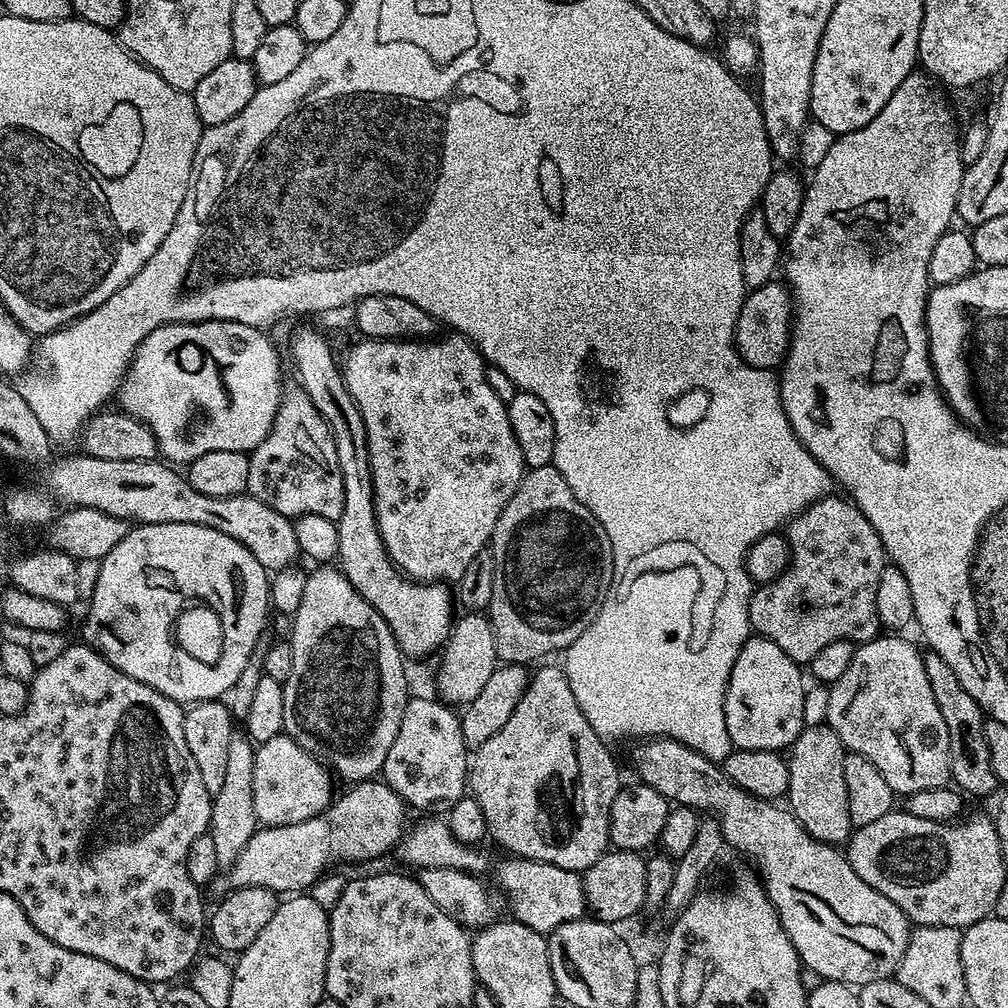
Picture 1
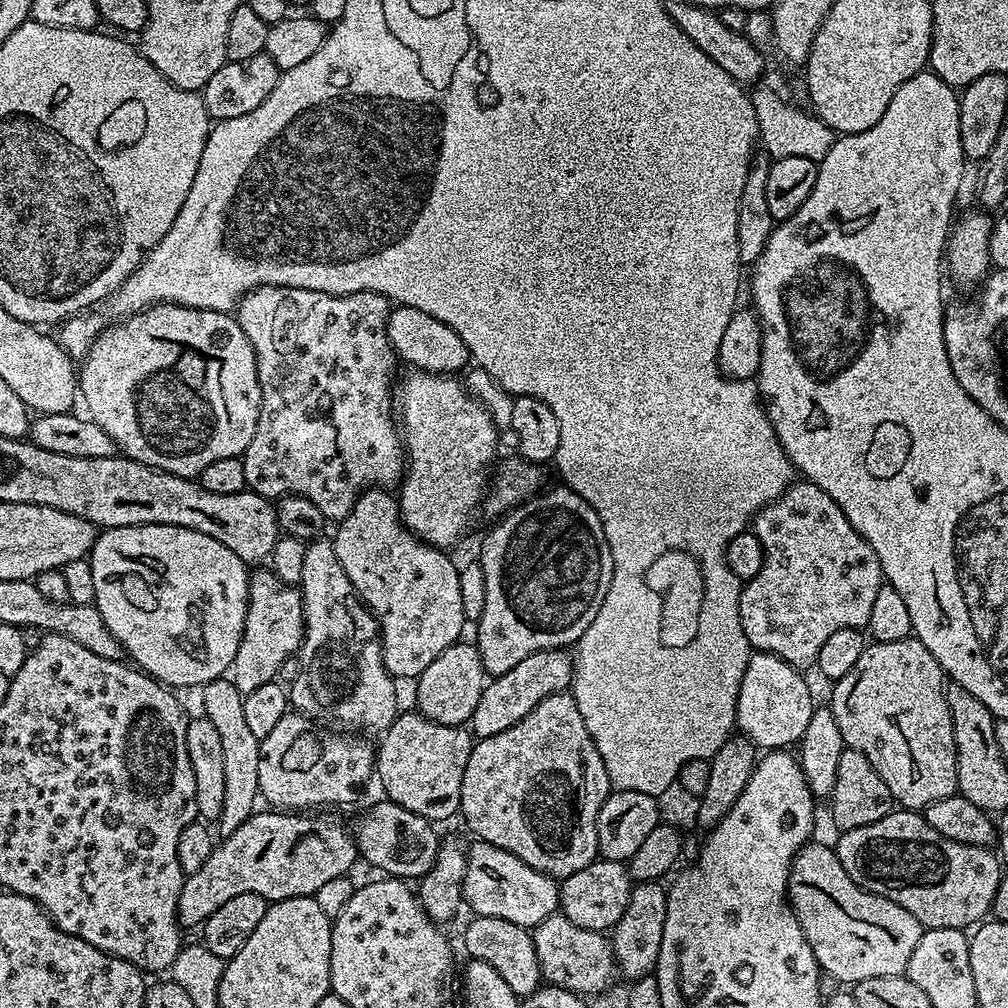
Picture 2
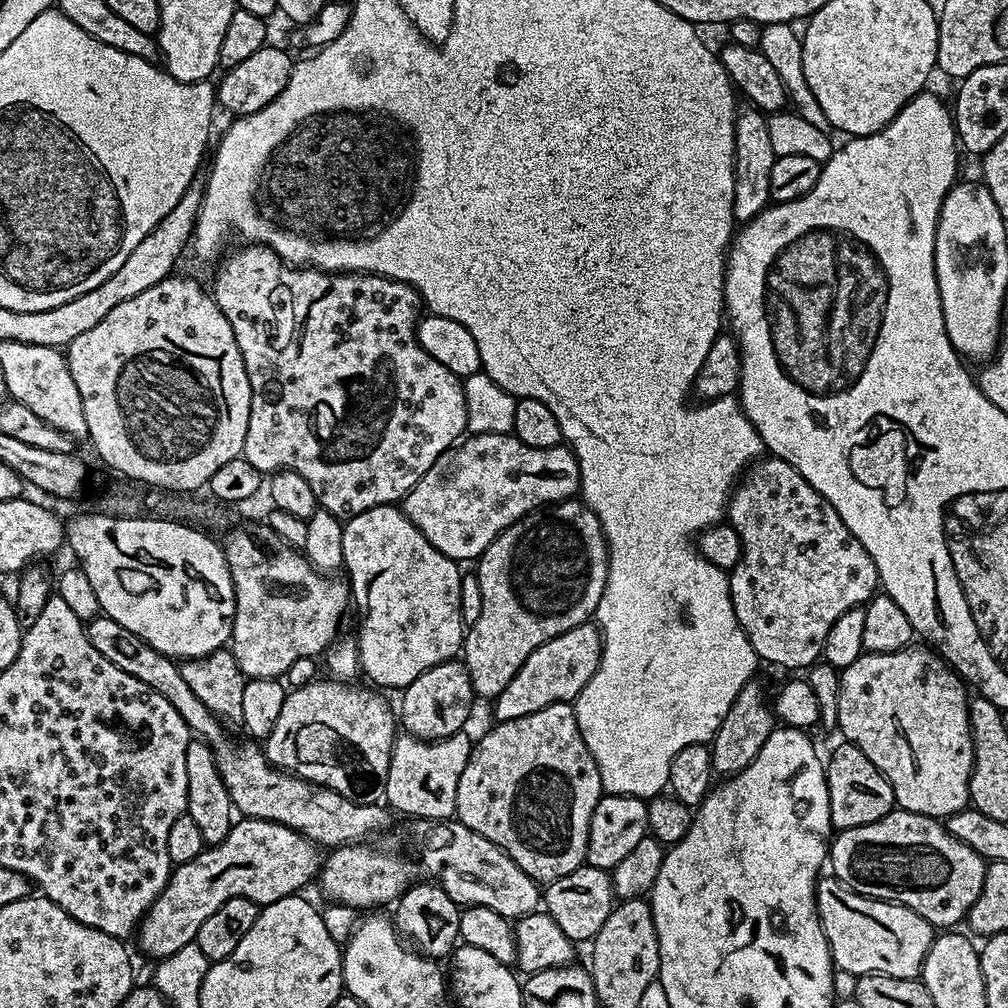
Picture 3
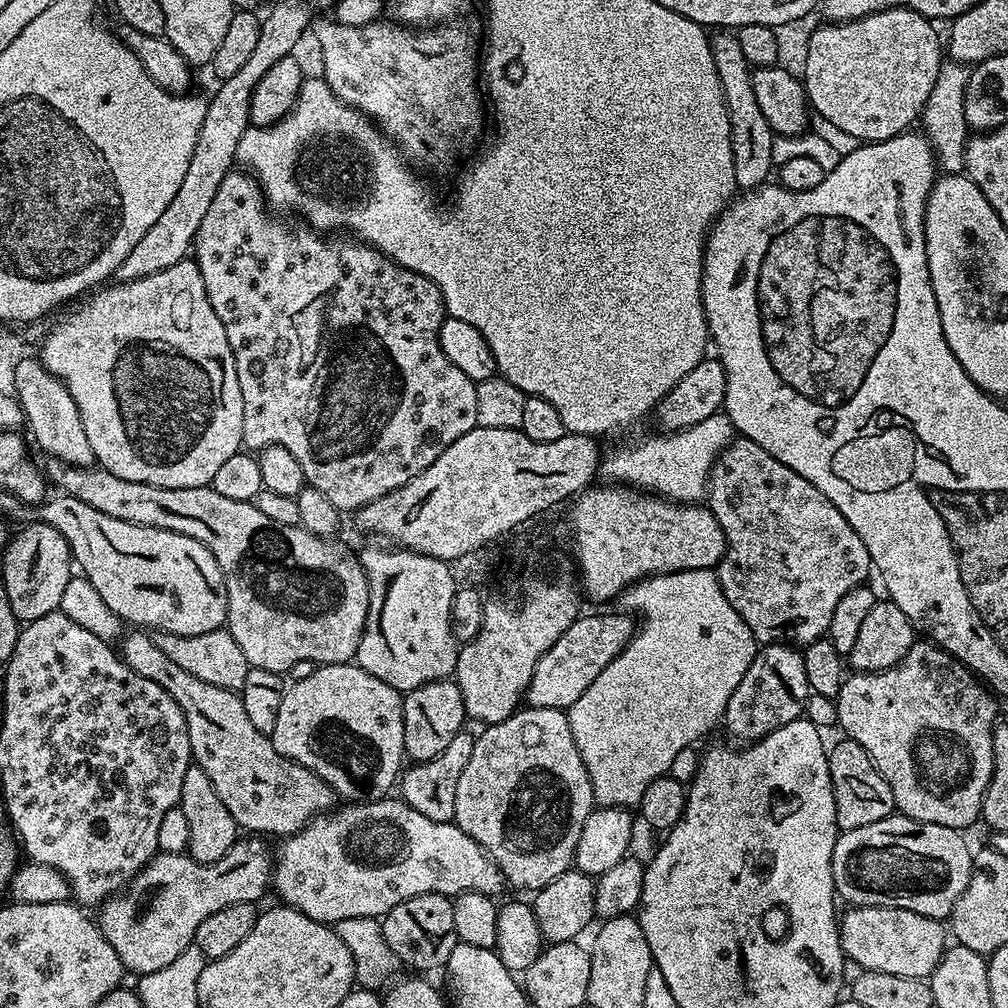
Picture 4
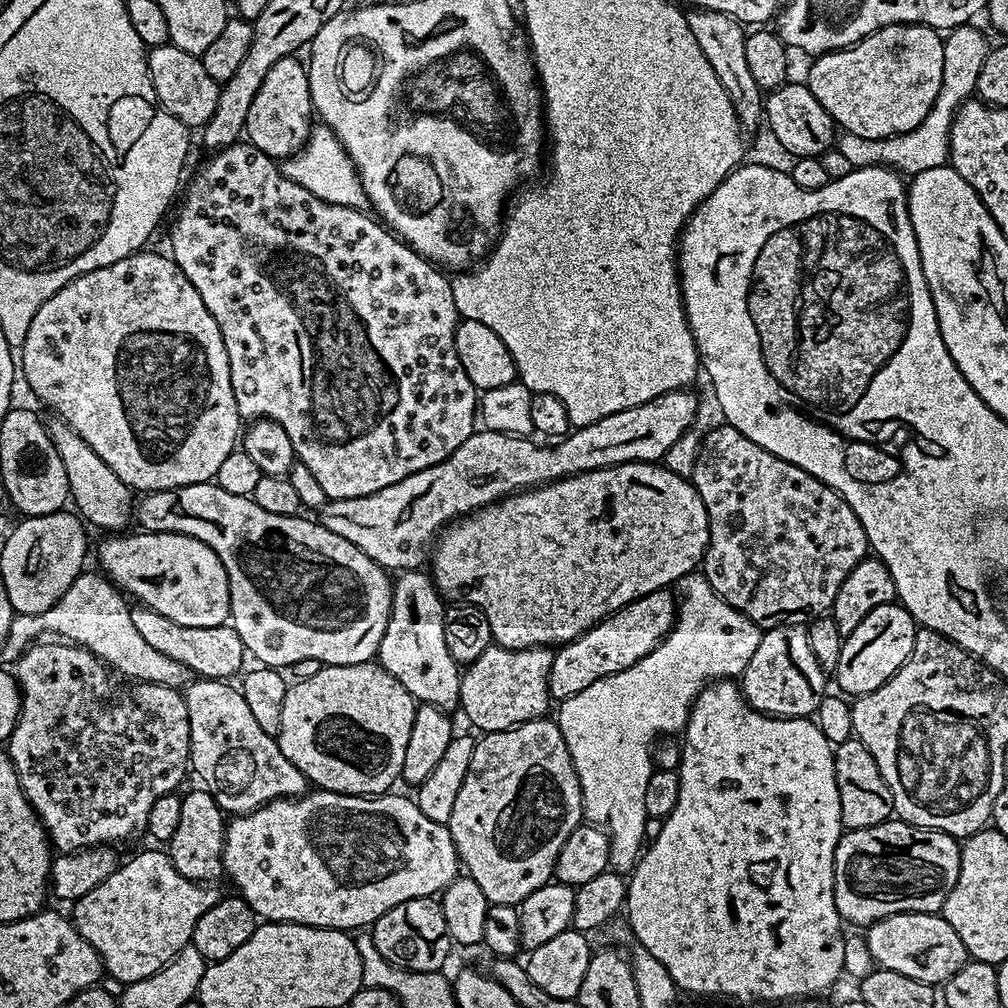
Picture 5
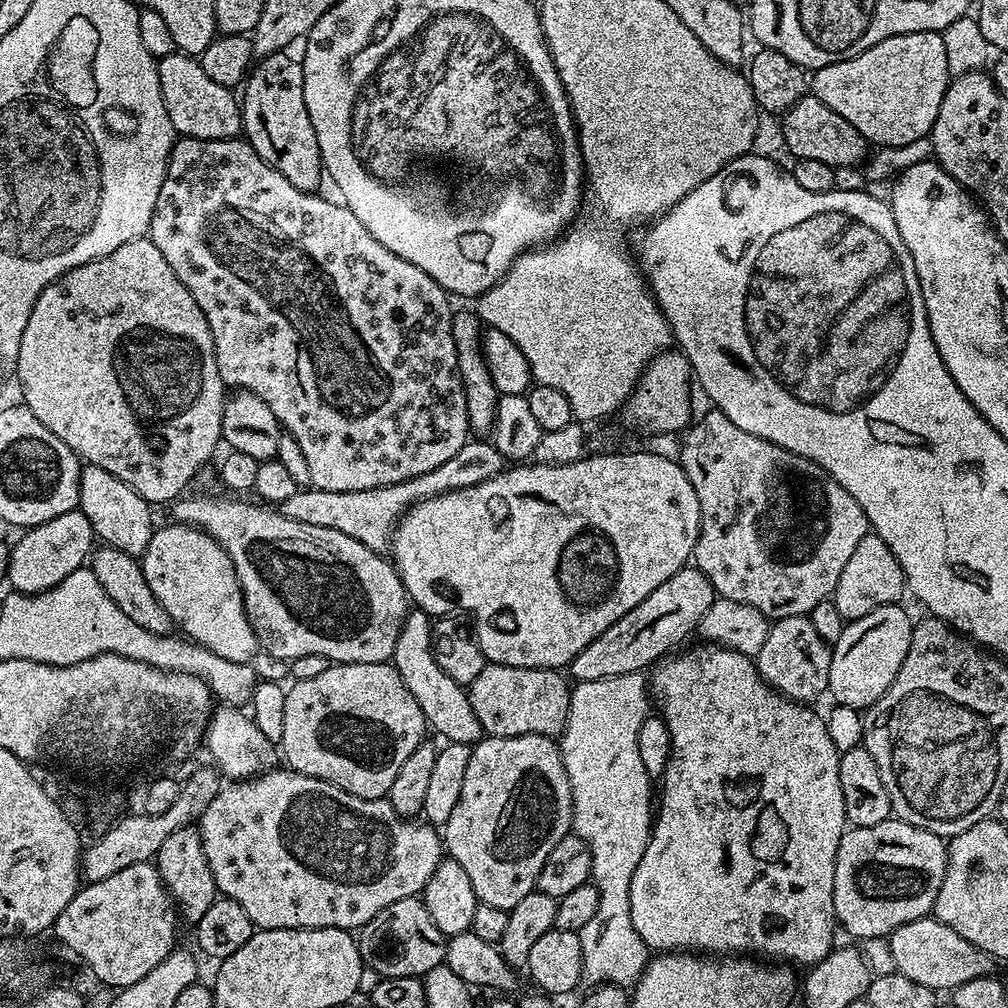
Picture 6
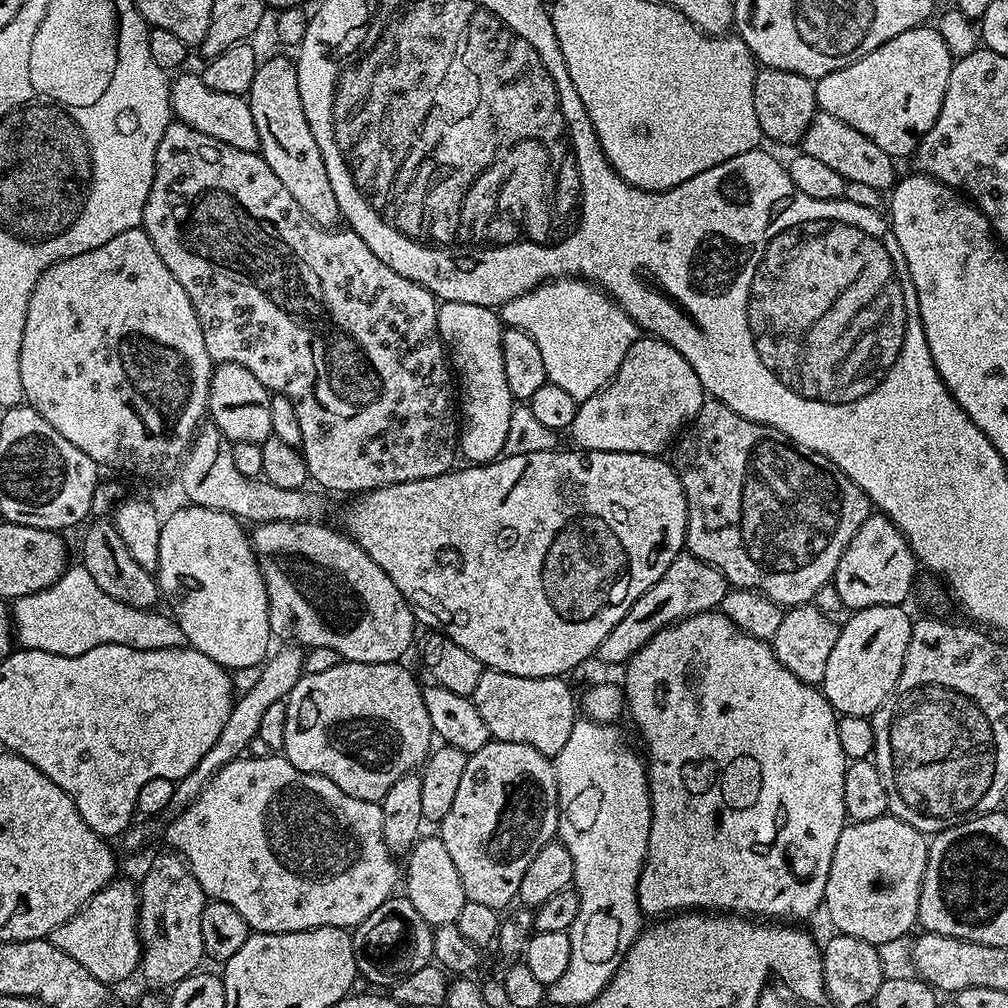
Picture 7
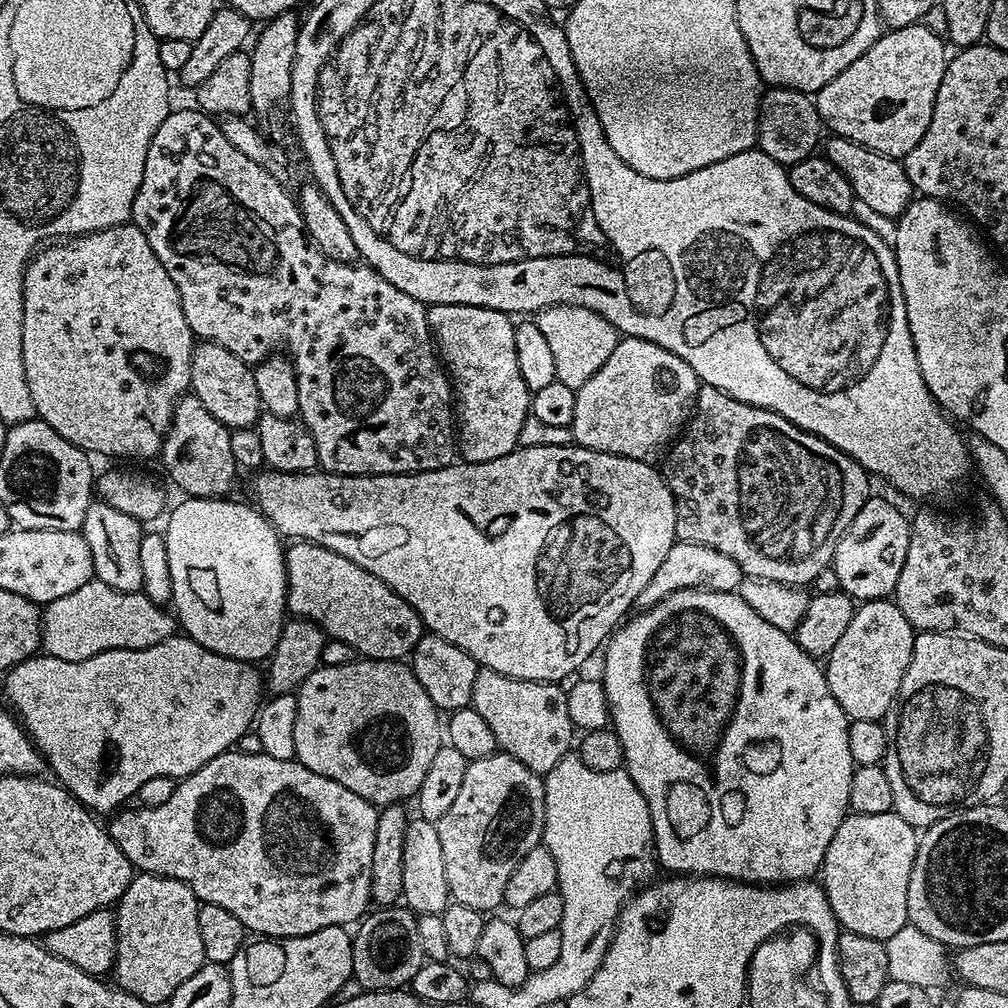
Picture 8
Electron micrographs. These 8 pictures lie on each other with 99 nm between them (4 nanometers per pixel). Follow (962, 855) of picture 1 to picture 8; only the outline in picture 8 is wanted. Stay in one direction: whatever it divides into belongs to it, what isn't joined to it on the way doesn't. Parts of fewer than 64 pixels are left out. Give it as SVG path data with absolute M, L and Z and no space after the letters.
M852 812L834 830L826 858L822 865L822 887L830 902L830 910L836 915L836 922L845 932L863 934L866 938L889 940L908 923L906 890L910 890L910 870L914 870L914 858L918 843L917 829L911 828L898 813L858 814Z

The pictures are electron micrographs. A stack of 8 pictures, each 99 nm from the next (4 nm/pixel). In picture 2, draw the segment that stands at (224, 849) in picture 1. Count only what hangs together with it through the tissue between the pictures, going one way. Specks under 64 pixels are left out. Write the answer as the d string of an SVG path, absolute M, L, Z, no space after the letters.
M231 679L212 680L209 684L203 685L203 692L203 719L209 720L217 728L222 741L222 755L225 756L223 775L226 790L222 797L222 814L218 821L219 835L225 837L234 834L234 830L238 830L238 826L242 826L242 822L246 822L246 818L250 818L252 813L257 811L260 796L258 758L261 741L254 738L253 732L246 726L246 717L242 711L245 696L233 686Z

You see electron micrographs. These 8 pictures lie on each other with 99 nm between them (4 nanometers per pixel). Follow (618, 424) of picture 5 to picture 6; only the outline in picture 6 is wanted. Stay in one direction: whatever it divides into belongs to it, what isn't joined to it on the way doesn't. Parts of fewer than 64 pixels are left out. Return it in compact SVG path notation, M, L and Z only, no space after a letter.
M472 438L462 446L462 450L458 450L458 454L454 454L454 458L450 458L450 462L442 462L442 466L434 470L418 474L418 478L374 490L322 490L304 486L296 491L294 498L279 505L278 510L286 518L294 518L294 522L306 522L306 526L326 526L326 530L342 530L342 534L350 534L350 538L362 542L362 546L384 554L389 551L392 536L400 520L416 504L446 494L450 490L489 480L504 471L505 467L504 456L493 443L484 438Z

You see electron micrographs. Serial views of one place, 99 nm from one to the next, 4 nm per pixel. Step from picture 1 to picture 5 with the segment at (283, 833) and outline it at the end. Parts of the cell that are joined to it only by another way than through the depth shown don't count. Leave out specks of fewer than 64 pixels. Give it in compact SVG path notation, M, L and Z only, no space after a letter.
M167 851L140 852L129 860L125 859L116 872L106 878L106 882L94 886L90 894L75 901L71 905L70 919L78 934L82 934L82 938L86 938L86 942L90 942L90 946L94 946L100 955L104 972L127 986L142 978L150 978L150 974L162 970L162 966L170 963L182 949L189 947L194 926L198 926L198 918L202 918L202 914L206 914L206 910L210 910L210 906L217 904L221 898L222 892L216 886L178 874Z

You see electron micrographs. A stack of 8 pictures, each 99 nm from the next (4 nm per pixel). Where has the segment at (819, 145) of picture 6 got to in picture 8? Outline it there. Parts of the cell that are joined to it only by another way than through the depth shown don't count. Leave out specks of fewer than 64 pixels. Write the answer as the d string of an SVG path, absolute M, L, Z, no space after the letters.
M829 135L827 140L823 145L825 148L822 148L823 155L838 170L842 170L842 174L850 182L853 197L866 202L872 210L878 210L880 214L899 218L908 203L914 199L914 189L908 181L903 163L895 156L878 154L874 150L863 148L858 142L850 142L841 136Z

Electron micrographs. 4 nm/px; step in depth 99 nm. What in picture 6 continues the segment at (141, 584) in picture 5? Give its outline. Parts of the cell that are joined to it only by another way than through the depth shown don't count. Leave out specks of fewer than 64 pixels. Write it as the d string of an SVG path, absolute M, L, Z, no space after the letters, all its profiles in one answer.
M175 522L169 525L169 528L157 527L153 531L150 546L142 557L144 577L146 582L150 582L150 590L154 590L154 598L162 602L162 606L170 614L173 625L177 629L181 628L179 631L189 641L203 644L205 648L230 662L249 663L253 659L252 655L258 652L258 641L256 631L252 628L244 609L244 595L230 554L213 536L207 536L198 528Z

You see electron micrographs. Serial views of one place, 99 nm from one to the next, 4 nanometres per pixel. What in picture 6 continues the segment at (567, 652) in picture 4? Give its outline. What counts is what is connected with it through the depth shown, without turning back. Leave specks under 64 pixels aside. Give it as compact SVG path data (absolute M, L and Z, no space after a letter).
M686 566L678 570L658 590L650 590L630 614L622 614L610 630L606 630L582 654L572 659L570 671L571 679L579 682L594 682L602 678L614 678L631 672L643 673L651 669L658 661L669 655L668 652L675 644L680 644L691 632L697 631L700 620L710 610L710 606L717 599L711 582L695 566Z

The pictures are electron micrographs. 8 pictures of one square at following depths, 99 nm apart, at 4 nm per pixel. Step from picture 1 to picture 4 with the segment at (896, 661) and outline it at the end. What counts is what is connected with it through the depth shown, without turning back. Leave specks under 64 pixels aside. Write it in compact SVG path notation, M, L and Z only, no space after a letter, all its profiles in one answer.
M913 642L907 654L894 666L883 668L880 672L856 672L852 674L852 677L849 675L843 681L840 692L837 693L834 701L839 727L844 727L843 735L847 739L858 742L858 746L862 746L862 750L866 750L866 754L870 754L874 766L882 774L882 778L886 778L886 782L894 794L896 808L903 815L909 816L909 818L916 820L920 824L930 822L938 826L965 830L964 828L970 827L975 820L979 821L981 819L982 802L994 770L992 729L998 723L995 699L997 700L997 697L977 679L973 672L961 660L955 660L944 648L939 648L937 644L931 642L925 642L925 644Z

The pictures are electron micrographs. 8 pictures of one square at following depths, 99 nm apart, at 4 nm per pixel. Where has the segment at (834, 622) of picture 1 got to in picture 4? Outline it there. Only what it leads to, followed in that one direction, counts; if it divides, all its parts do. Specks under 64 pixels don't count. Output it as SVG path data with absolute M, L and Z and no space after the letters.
M734 438L716 457L708 475L706 506L714 514L714 518L718 518L718 526L722 526L724 535L724 557L720 559L719 565L715 569L716 577L720 579L722 586L722 594L726 594L726 602L730 602L730 606L734 606L734 610L740 615L742 622L746 622L746 626L750 626L757 645L805 646L821 639L828 631L830 618L834 618L834 606L838 606L838 602L842 602L842 598L846 598L846 594L861 587L867 581L864 579L867 578L868 572L873 571L872 559L862 538L858 538L858 534L850 526L850 522L846 522L846 518L842 518L838 506L834 506L834 502L830 502L830 498L826 498L826 494L822 494L822 490L818 490L818 486L814 486L809 480L802 478L802 474L790 470L790 466L778 462L778 458L774 458L766 450L762 450L762 446L758 446L758 442L753 440Z

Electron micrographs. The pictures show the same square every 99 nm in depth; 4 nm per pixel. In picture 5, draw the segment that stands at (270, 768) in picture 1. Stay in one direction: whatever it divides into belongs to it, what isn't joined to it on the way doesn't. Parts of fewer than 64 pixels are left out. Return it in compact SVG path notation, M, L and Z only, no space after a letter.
M378 662L338 666L321 666L314 678L296 680L282 702L282 726L279 742L282 754L302 770L309 785L325 792L347 796L382 796L392 783L400 780L402 761L406 759L406 742L414 727L418 701Z

